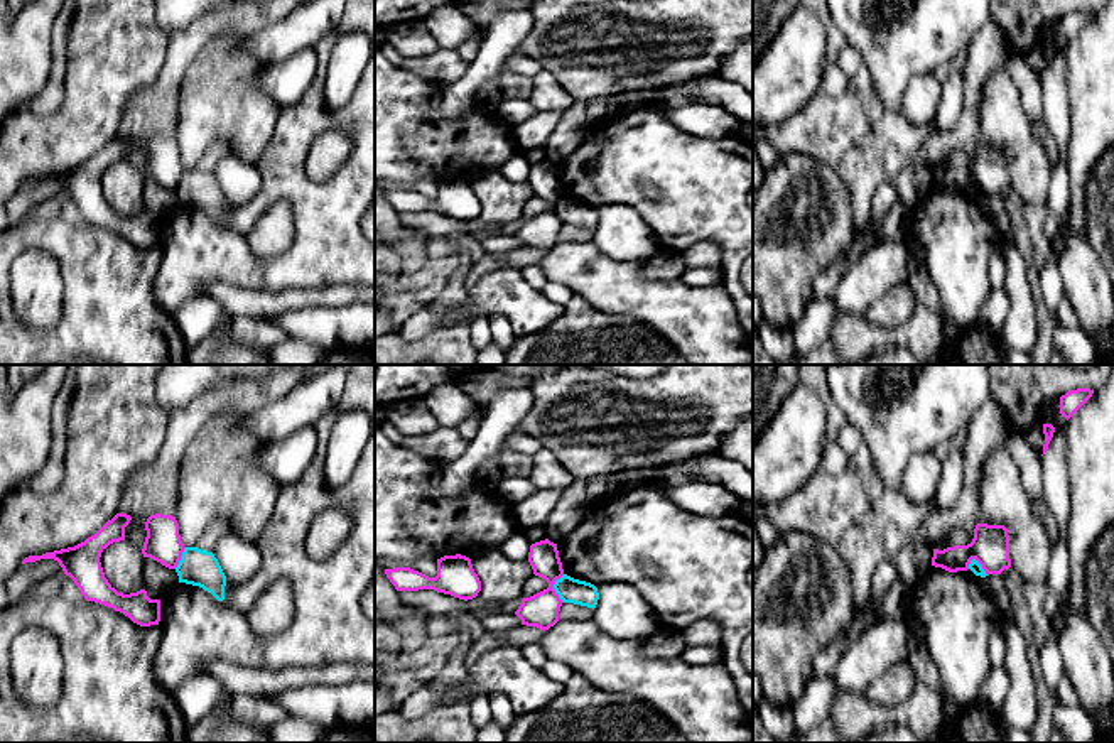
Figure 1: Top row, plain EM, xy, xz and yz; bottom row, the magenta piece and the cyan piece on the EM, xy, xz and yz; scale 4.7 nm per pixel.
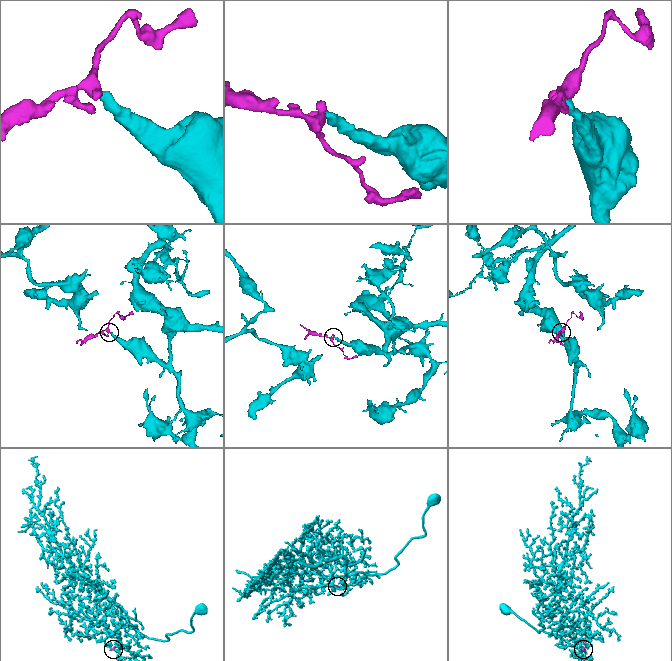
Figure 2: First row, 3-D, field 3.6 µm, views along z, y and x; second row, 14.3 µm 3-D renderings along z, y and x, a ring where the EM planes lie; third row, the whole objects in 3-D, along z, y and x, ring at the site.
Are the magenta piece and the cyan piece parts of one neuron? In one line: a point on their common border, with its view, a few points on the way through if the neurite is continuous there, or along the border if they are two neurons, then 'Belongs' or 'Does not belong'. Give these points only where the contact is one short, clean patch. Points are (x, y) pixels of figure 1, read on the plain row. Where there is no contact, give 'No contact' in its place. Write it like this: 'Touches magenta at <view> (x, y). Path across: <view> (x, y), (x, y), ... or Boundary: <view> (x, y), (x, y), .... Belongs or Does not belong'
Touches magenta at xz (552, 210). Boundary: xz (562, 196), (556, 203), (554, 213), (564, 223). Does not belong

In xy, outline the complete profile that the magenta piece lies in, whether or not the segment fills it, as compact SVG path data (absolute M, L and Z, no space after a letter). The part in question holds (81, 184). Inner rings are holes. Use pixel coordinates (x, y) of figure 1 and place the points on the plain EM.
M116 135L84 164L42 177L29 177L22 186L54 181L62 189L64 196L74 203L86 223L113 230L140 248L159 247L160 221L150 221L145 211L130 216L118 214L105 199L100 184L101 174L110 165L125 162L125 149L130 142L130 137Z

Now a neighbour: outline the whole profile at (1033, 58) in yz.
M1040 42L1040 44L1031 46L1023 54L1023 61L1035 73L1035 76L1041 79L1043 66L1045 66L1043 44Z

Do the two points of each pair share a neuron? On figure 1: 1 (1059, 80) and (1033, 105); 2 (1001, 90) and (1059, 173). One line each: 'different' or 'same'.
1: different
2: different

